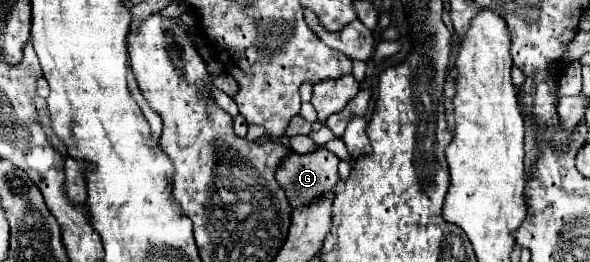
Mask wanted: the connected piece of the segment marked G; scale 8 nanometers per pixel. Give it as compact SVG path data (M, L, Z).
M325 147L311 155L289 155L277 169L277 181L287 191L293 207L303 207L327 191L335 191L339 159Z

